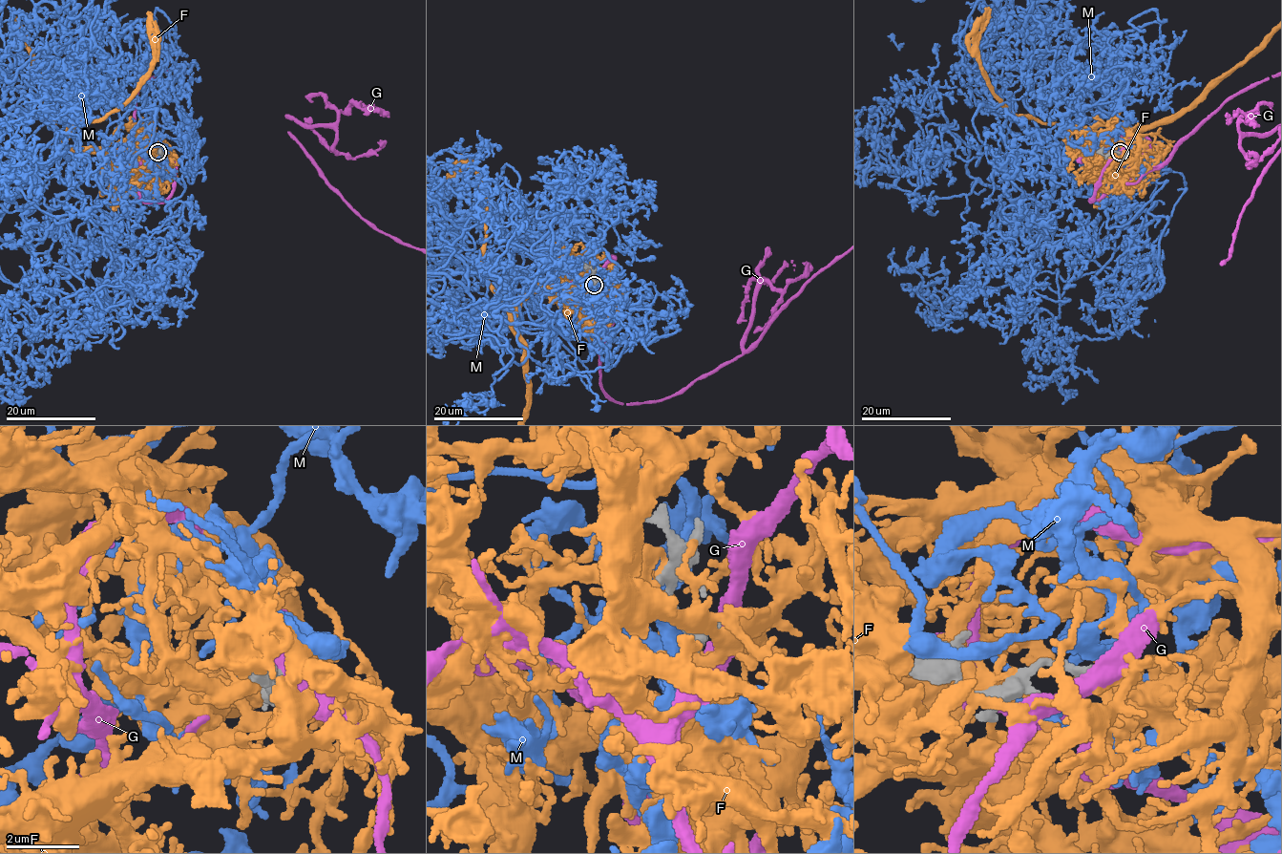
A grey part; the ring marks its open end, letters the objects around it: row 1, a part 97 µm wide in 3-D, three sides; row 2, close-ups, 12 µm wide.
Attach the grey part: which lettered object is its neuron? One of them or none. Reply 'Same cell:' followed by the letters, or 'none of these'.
Same cell: M

